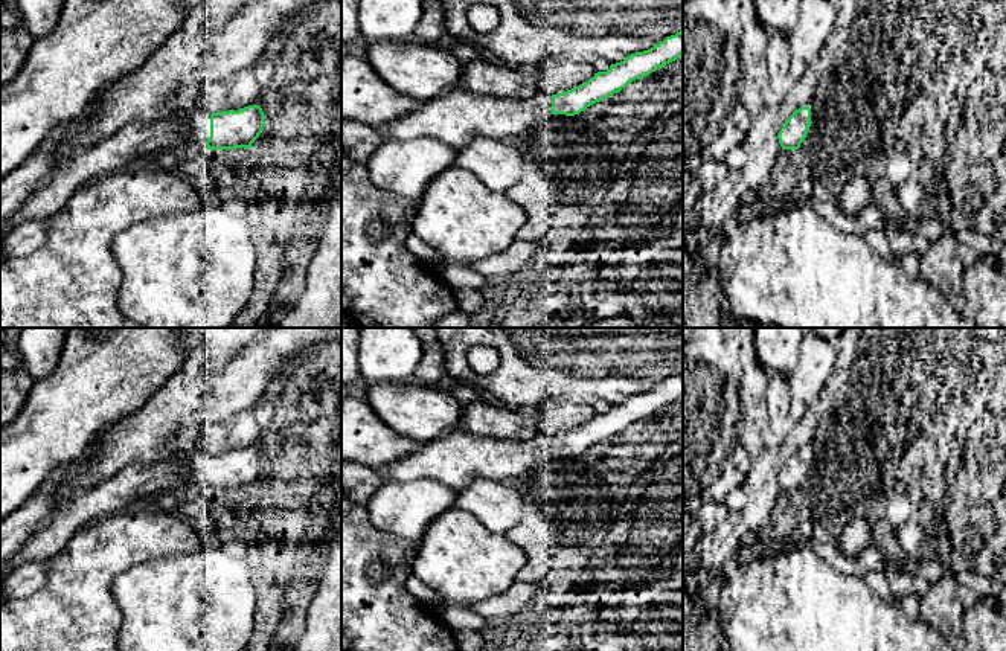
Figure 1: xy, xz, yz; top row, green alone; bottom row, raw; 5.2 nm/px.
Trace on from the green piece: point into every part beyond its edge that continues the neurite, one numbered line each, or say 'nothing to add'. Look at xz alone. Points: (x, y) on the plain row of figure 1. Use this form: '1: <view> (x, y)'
1: xz (458, 459)

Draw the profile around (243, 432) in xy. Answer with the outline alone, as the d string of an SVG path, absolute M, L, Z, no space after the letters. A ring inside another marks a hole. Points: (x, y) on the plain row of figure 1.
M244 410L239 412L227 427L219 424L207 425L200 436L198 445L210 456L232 450L244 450L256 445L261 431L253 412Z

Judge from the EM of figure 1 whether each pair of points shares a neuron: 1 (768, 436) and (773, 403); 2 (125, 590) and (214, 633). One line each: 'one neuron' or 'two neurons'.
1: one neuron
2: one neuron

